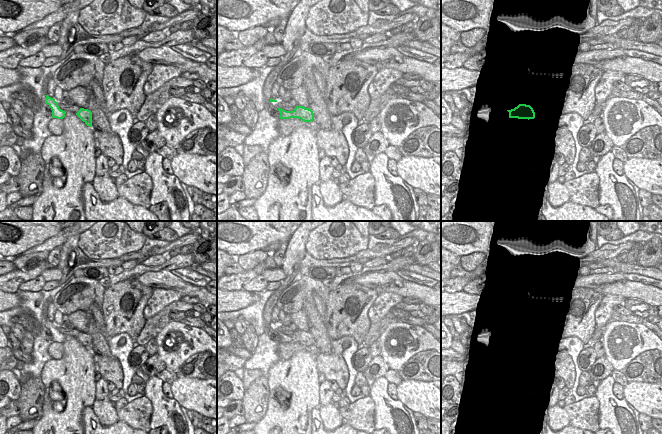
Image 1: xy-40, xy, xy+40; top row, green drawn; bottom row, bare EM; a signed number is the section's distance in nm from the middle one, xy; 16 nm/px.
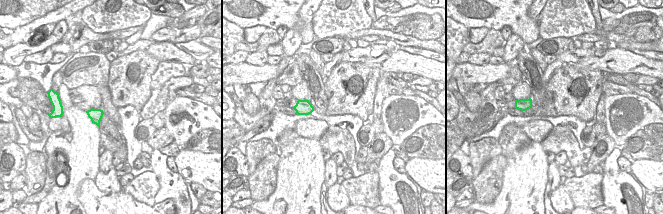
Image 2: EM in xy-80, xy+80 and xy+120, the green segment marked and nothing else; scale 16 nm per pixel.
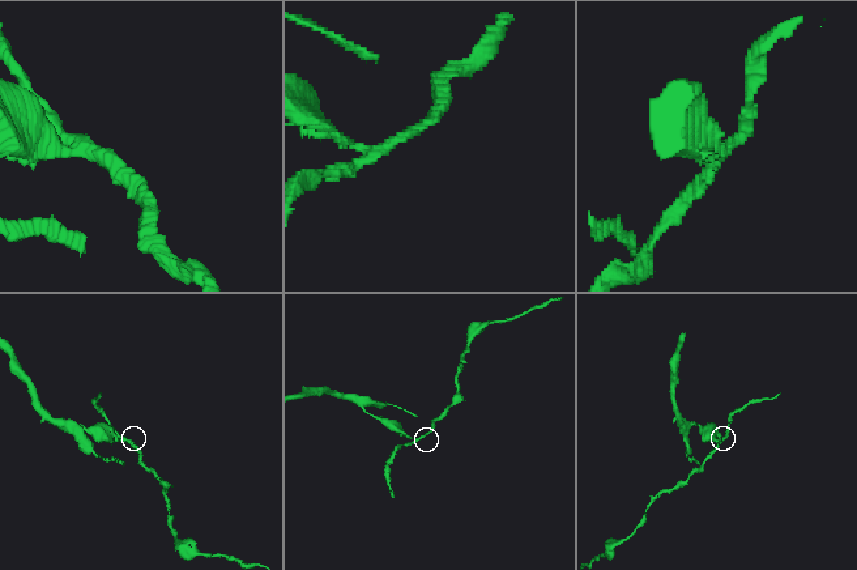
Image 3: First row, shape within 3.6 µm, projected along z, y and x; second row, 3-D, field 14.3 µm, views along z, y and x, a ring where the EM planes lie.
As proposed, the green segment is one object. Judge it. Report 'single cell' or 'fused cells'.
fused cells

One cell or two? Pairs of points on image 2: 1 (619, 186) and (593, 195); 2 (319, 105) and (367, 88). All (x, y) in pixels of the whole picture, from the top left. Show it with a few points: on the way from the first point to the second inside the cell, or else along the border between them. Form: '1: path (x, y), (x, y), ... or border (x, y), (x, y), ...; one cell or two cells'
1: border (602, 174), (602, 200), (604, 203); two cells
2: border (323, 81), (327, 98), (325, 114); two cells

